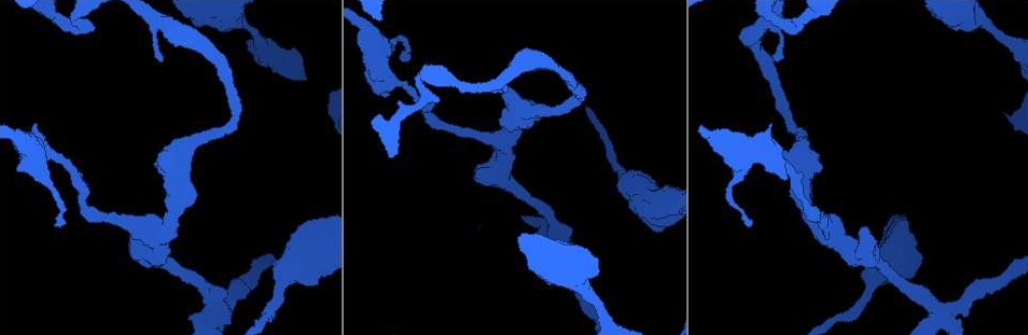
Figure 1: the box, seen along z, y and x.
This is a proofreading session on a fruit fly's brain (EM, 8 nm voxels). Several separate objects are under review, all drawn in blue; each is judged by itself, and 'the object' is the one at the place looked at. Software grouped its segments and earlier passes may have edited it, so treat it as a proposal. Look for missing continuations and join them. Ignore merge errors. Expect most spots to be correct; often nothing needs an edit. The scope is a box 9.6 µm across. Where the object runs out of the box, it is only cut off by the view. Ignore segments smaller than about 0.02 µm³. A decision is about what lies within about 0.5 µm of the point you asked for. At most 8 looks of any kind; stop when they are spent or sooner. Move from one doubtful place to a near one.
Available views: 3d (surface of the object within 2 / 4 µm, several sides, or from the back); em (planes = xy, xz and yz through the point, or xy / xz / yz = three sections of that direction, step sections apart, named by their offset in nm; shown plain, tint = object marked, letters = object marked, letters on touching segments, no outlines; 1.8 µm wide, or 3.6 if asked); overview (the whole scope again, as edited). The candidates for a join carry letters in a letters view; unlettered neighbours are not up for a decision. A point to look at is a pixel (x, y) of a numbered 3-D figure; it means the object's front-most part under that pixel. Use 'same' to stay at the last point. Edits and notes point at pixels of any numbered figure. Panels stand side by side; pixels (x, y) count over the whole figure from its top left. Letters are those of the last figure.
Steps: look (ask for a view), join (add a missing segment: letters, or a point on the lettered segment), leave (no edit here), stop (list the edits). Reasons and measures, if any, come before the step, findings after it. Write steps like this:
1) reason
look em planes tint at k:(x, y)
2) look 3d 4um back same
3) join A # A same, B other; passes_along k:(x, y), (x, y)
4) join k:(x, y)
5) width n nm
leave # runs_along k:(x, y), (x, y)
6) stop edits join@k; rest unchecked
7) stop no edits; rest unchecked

sudden change in width
look 3d 4um at 1:(805, 185)

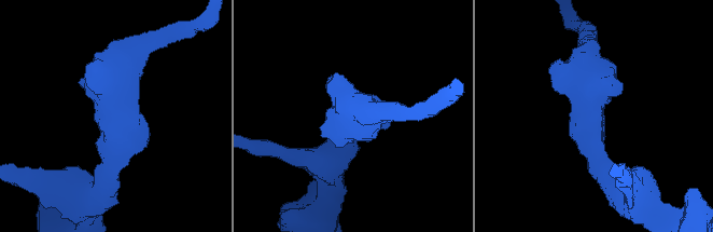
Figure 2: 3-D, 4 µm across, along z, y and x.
look em planes letters at 2:(587, 121)

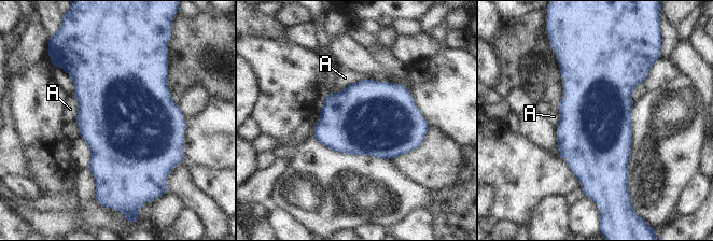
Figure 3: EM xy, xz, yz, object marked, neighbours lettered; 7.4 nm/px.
width 550 nm
leave # A other; border 3:(393, 82), (359, 80), (332, 93); no lettered segment goes on from it

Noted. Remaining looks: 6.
thin end
look 3d 2um at 1:(401, 60)

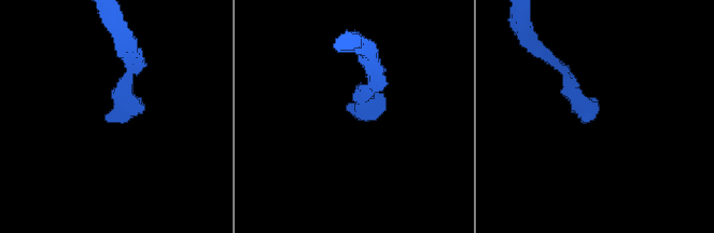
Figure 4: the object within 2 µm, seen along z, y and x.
shape alone is not enough
look em xz step 4 letters at 4:(110, 122)

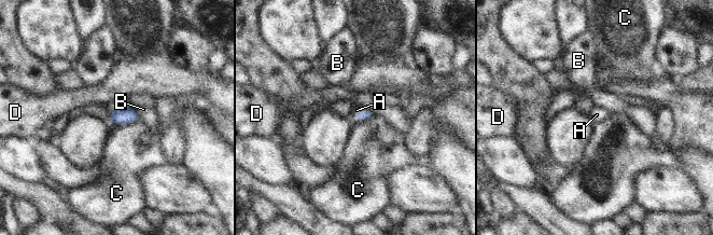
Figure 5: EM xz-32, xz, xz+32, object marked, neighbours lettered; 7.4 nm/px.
join A # A same, B other, C other, D other; passes_along 5:(368, 114), (359, 113), (357, 110); it goes on there

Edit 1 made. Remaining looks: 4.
redraw
look overview

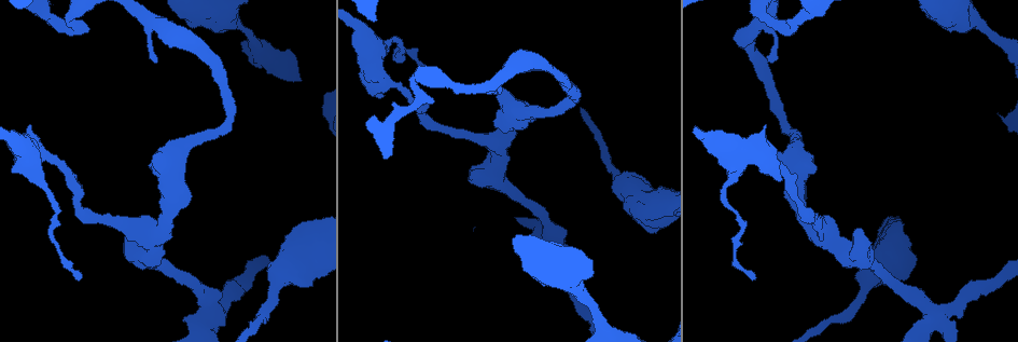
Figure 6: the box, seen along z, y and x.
stops while still wide
look em xy step 16 letters at 6:(29, 125)

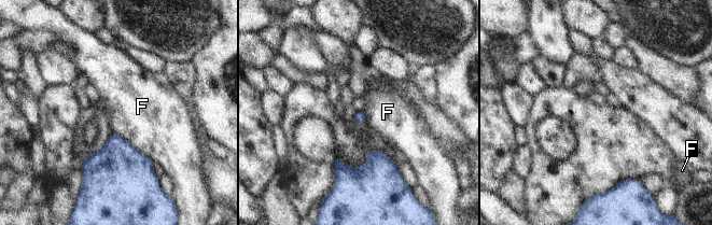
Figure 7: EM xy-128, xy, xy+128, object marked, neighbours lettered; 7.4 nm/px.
leave # F other; border 7:(112, 131), (120, 135), (152, 160); none of them fits

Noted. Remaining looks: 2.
stop edits join@5; rest unchecked

